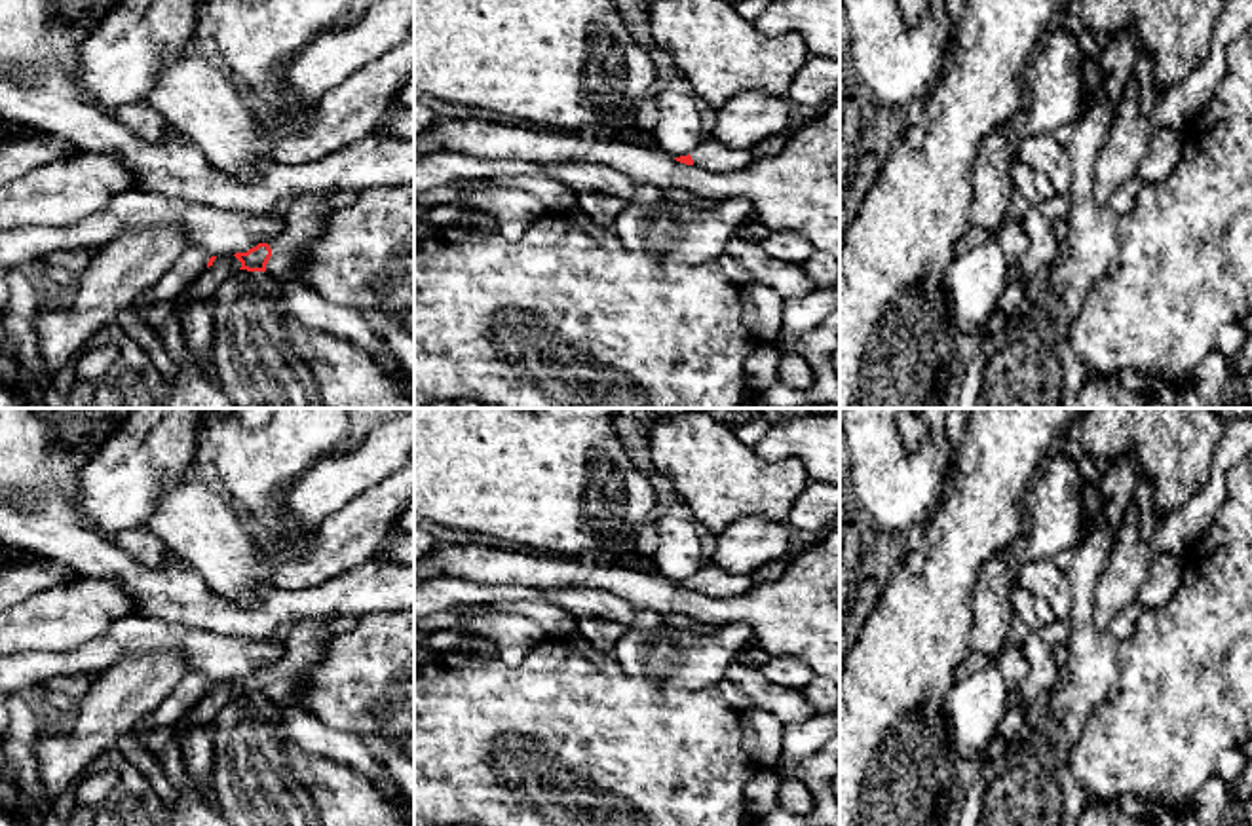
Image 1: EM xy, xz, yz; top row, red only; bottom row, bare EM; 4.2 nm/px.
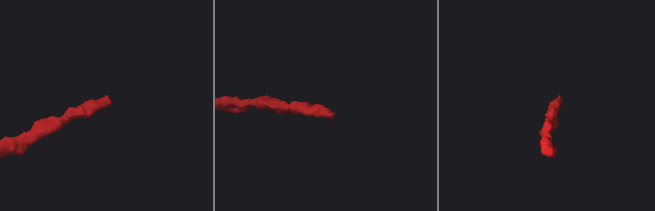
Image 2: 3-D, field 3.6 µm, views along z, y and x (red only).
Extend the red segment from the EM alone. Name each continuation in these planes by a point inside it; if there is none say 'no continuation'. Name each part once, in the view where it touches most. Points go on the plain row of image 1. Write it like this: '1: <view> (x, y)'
1: xy (306, 644)

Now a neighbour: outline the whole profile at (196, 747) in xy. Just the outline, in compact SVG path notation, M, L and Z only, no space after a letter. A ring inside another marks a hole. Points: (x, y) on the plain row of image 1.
M194 725L188 729L180 741L180 752L184 758L184 773L192 786L207 786L213 782L213 735L209 735L203 725Z

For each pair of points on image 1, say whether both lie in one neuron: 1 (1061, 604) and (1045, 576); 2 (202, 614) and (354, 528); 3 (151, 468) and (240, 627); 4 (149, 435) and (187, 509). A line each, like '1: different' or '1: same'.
1: same
2: different
3: different
4: different

